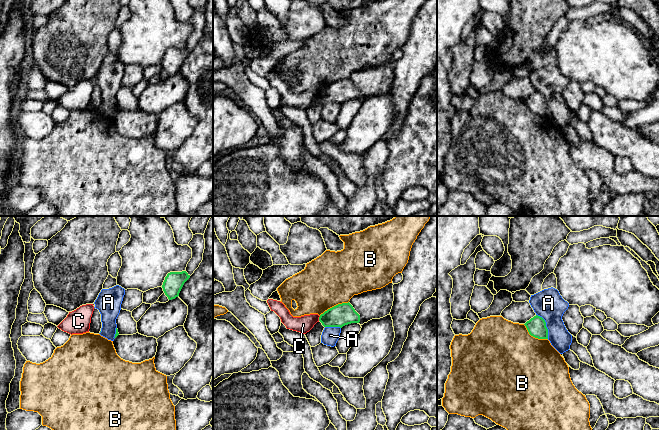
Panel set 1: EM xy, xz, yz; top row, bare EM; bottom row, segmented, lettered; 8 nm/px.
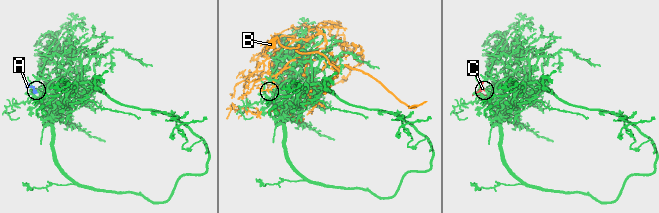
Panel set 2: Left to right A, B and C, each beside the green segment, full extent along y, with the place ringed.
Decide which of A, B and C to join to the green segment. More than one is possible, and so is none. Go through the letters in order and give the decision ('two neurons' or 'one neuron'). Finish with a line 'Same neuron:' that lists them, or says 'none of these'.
A: two neurons
B: two neurons
C: two neurons
Same neuron: none of these

